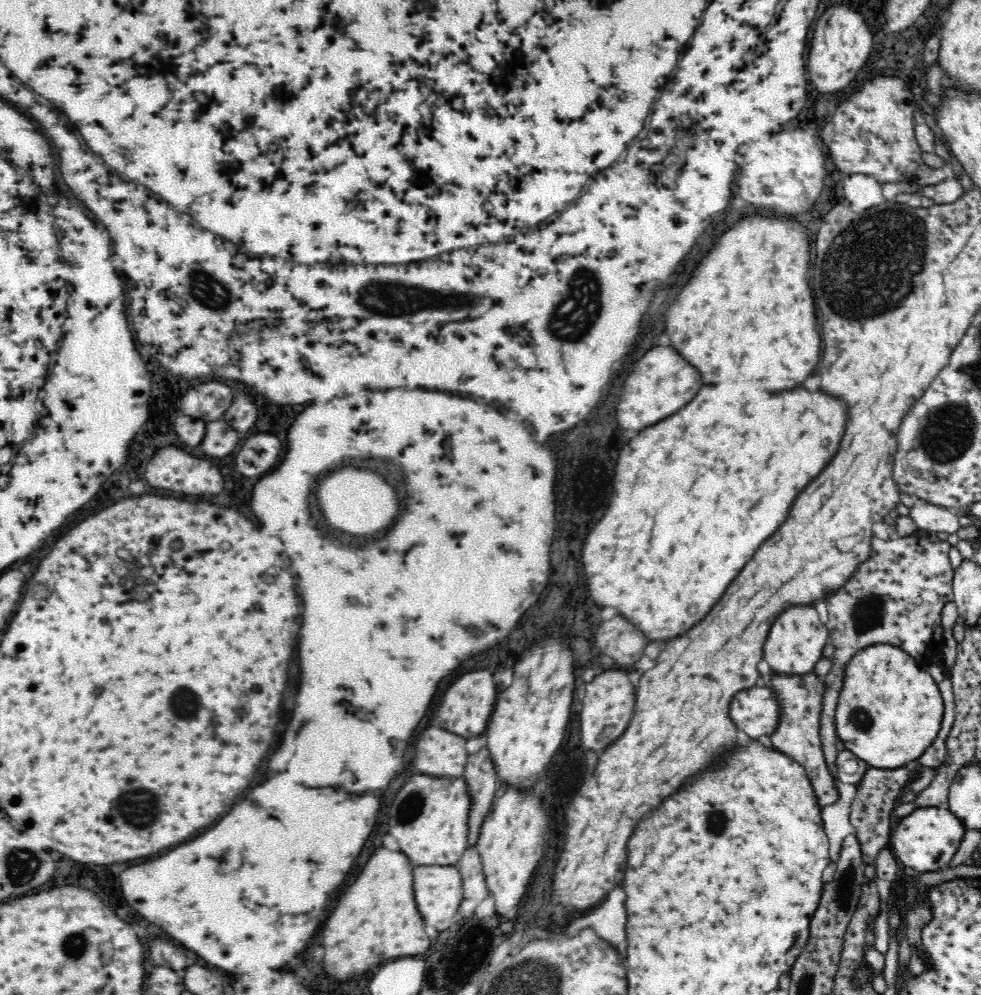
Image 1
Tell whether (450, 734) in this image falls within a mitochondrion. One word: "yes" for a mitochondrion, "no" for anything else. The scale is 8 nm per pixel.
no

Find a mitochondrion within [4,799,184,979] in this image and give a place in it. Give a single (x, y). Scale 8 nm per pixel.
(74, 945)

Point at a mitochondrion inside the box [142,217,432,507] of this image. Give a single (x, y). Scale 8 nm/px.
(212, 294)

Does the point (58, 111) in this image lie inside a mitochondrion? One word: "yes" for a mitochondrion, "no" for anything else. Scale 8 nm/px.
no

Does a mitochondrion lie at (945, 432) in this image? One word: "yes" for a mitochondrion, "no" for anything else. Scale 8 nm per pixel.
yes

